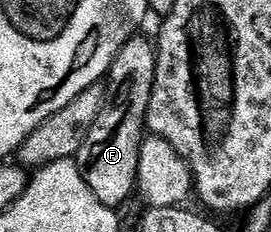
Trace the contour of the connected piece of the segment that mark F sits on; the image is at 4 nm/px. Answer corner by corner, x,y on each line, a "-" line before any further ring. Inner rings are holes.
133,35
115,56
104,83
105,103
99,108
97,119
91,124
91,132
87,132
87,140
83,140
75,159
87,188
95,192
95,200
114,208
121,208
129,197
134,197
139,152
147,137
145,113
157,71
157,52
152,41
142,36

